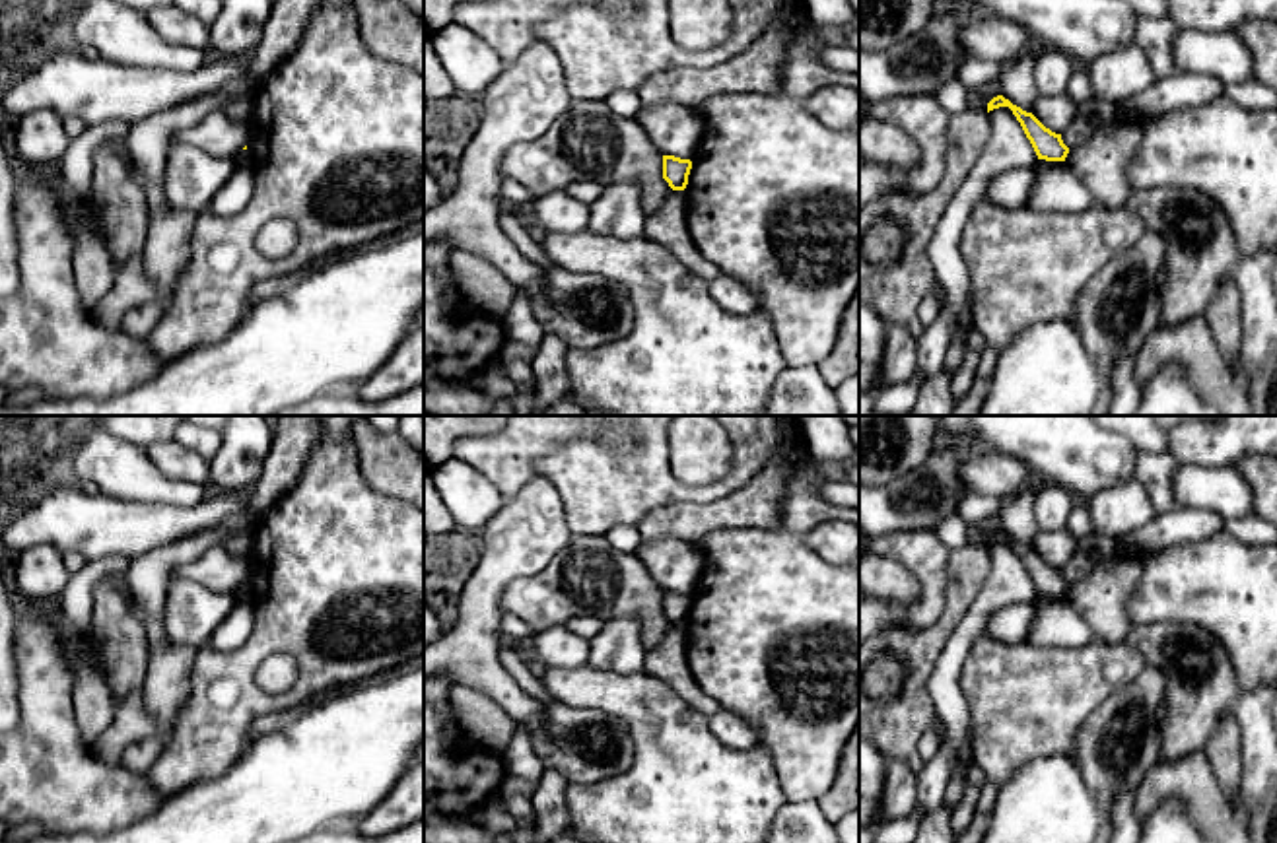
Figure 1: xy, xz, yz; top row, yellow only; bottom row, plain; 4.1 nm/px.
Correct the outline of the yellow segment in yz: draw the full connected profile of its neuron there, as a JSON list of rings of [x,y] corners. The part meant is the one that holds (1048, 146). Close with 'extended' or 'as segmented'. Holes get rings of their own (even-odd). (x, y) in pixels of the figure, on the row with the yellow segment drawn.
[[[997,95],[987,103],[987,113],[999,107],[1009,107],[1013,111],[1038,159],[1065,161],[1069,148],[1063,144],[1061,134],[1052,132],[1032,113],[1022,111],[1003,95]]]; as segmented

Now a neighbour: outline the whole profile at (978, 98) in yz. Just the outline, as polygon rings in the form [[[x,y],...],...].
[[[999,80],[984,84],[968,93],[968,109],[987,113],[987,103],[1001,95]]]

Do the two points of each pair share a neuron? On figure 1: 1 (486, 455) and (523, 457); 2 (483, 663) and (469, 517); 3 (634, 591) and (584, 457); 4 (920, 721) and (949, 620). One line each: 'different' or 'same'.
1: same
2: different
3: different
4: same

